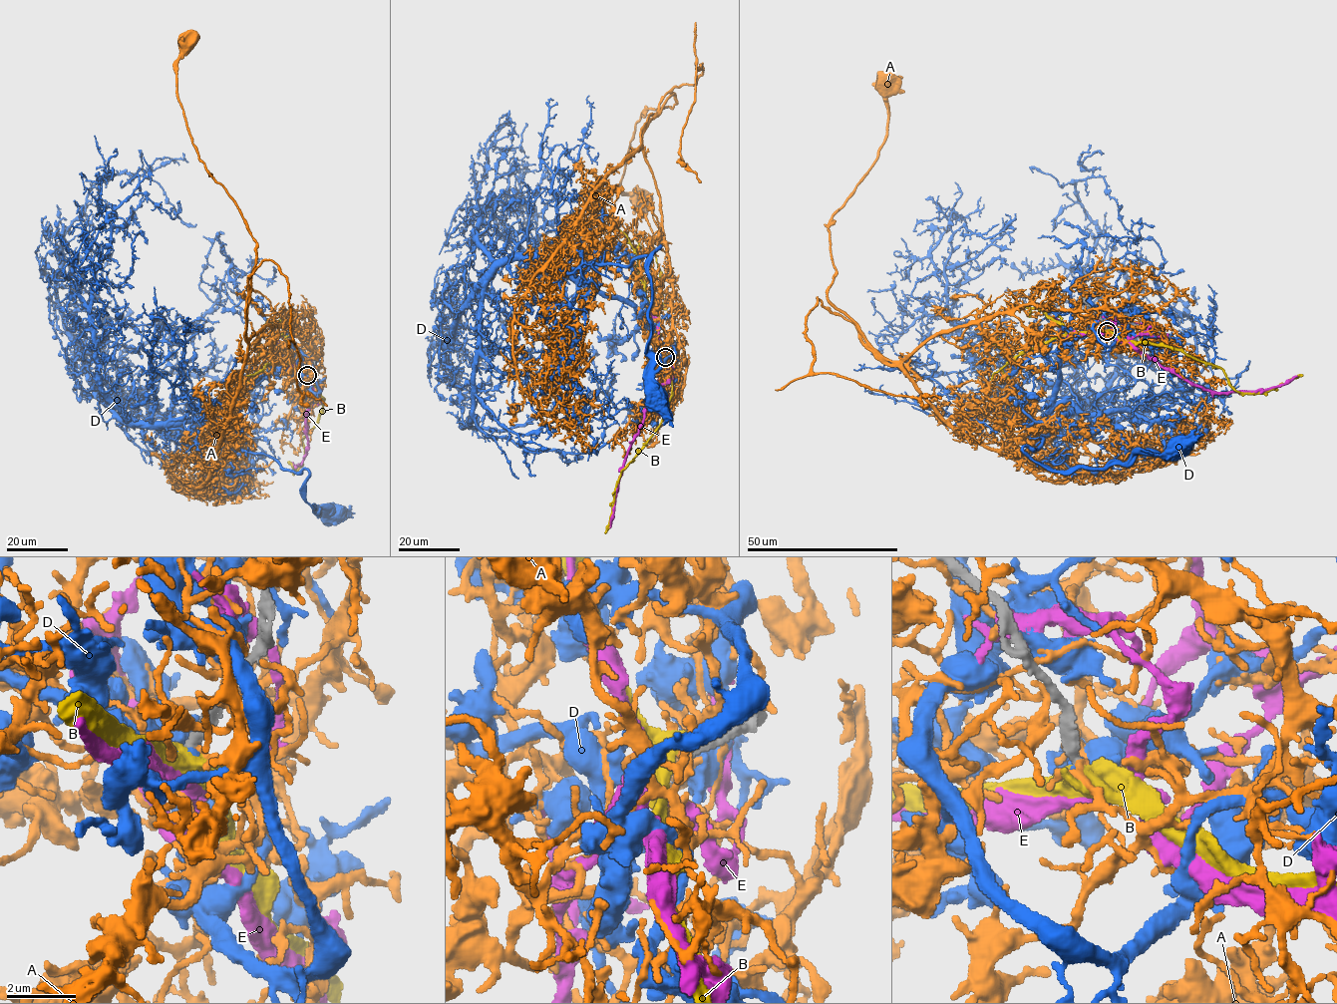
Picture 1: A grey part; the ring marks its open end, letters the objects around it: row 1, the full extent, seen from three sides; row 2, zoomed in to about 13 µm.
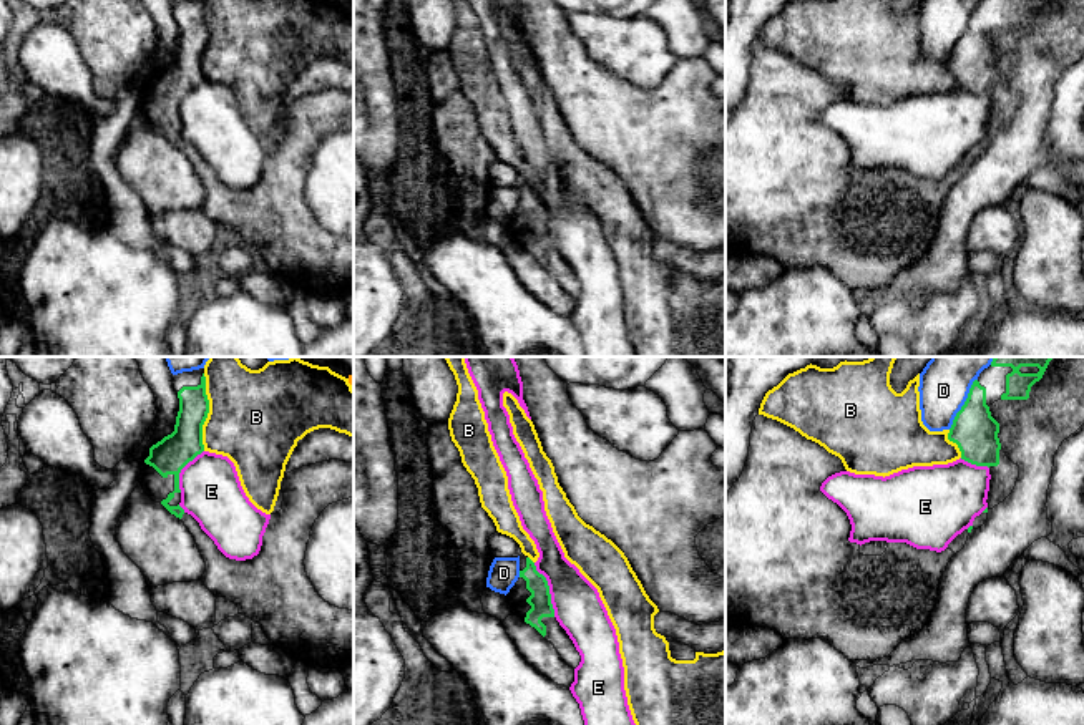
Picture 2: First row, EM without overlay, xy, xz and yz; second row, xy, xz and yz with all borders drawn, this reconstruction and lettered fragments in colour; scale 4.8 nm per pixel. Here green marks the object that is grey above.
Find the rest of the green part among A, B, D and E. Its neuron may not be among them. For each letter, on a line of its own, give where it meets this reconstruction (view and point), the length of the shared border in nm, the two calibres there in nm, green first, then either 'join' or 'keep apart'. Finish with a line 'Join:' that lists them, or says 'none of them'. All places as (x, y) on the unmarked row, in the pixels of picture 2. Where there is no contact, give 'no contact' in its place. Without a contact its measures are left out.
A: no contact | keep apart
B: xy (208, 40) | 380 nm | 170/460 nm | keep apart
D: yz (965, 32) | 280 nm | 220/220 nm | keep apart
E: xz (548, 218) | 280 nm | 110/240 nm | keep apart
Join: none of them

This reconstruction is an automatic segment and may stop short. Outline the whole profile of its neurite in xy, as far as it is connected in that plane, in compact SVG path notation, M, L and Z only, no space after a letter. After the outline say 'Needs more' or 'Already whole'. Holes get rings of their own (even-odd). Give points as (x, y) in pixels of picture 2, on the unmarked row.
M204 0L173 3L179 40L174 60L149 76L141 93L139 111L144 121L179 146L193 163L206 191L204 214L216 224L239 236L239 242L259 251L272 274L294 284L309 295L345 297L354 292L354 239L325 231L307 206L304 187L310 159L320 141L332 131L354 126L354 91L329 88L302 95L284 103L282 138L271 143L257 184L246 189L226 186L199 151L181 134L179 101L204 80L203 53L209 41Z. Needs more

